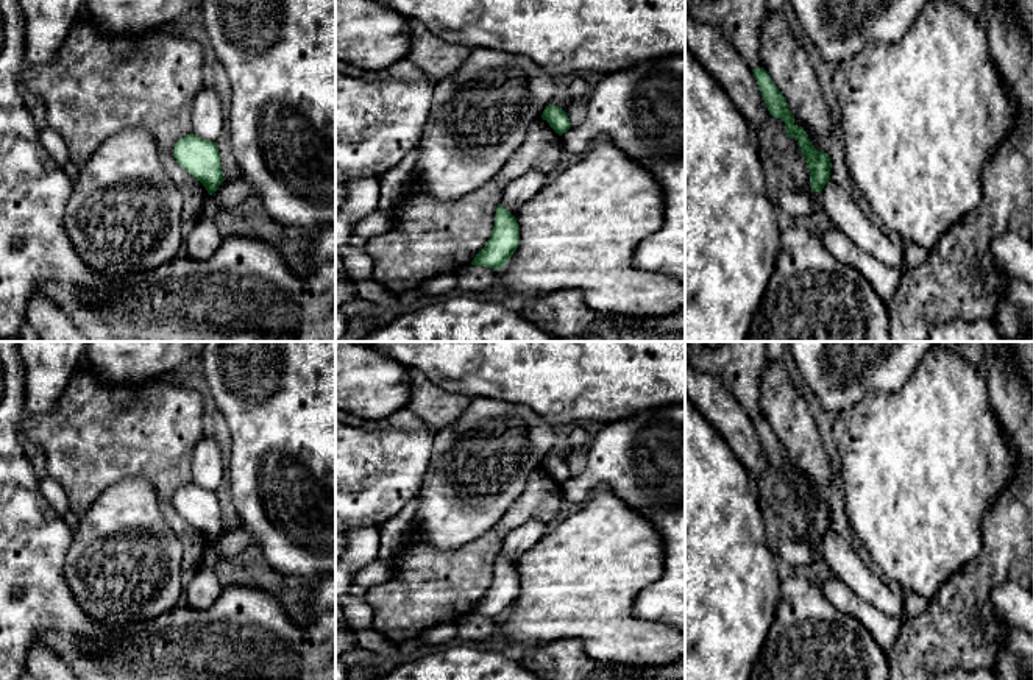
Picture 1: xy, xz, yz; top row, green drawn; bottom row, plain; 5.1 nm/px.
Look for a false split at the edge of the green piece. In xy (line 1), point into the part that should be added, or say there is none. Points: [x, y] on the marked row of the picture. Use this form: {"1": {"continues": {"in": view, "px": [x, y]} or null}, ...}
{"1": {"continues": null}}

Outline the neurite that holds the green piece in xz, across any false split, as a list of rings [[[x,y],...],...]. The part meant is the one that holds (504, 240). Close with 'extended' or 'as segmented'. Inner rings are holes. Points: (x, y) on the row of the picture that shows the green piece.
[[[501,204],[496,207],[495,226],[485,246],[476,254],[471,265],[501,270],[520,245],[516,218]]]; as segmented

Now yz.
[[[761,67],[752,69],[752,72],[769,114],[785,122],[786,137],[791,136],[797,140],[799,150],[804,153],[807,168],[810,172],[810,187],[821,195],[824,186],[830,181],[832,162],[829,153],[816,150],[804,128],[794,123],[794,115],[788,109],[785,97],[766,70]]]; as segmented

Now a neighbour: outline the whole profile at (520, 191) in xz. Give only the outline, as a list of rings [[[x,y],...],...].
[[[531,170],[521,178],[512,181],[502,192],[499,204],[507,209],[515,218],[518,209],[534,198],[534,195],[546,186],[546,173],[540,170]]]

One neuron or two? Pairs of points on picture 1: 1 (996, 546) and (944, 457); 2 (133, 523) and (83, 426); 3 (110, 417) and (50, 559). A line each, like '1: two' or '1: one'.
1: two
2: two
3: two

